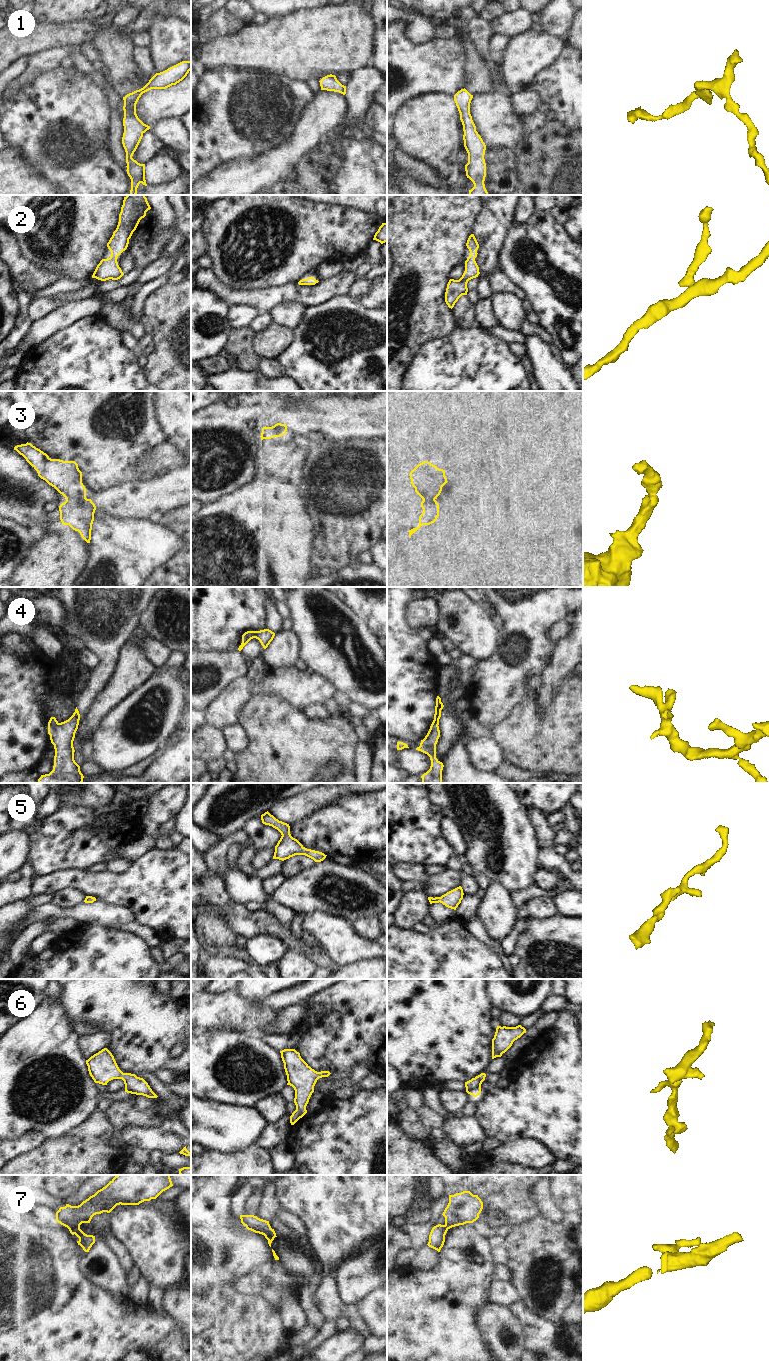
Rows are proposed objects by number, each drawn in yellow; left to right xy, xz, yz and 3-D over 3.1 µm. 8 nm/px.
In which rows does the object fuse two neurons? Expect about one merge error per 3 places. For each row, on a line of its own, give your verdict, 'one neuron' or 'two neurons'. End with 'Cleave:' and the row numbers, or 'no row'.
1: one neuron
2: one neuron
3: one neuron
4: one neuron
5: one neuron
6: one neuron
7: two neurons
Cleave: 7

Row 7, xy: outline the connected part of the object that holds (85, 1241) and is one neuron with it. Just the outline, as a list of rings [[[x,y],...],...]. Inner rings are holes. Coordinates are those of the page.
[[[74,1227],[69,1229],[72,1235],[76,1235],[79,1240],[77,1241],[78,1245],[80,1245],[85,1252],[89,1252],[92,1245],[95,1243],[95,1236],[85,1234],[80,1227]]]

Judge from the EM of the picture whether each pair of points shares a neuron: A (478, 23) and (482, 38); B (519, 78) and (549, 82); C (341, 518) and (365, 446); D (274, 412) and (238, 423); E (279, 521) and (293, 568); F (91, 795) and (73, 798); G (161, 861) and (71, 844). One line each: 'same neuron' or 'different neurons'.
A: same neuron
B: different neurons
C: same neuron
D: same neuron
E: same neuron
F: same neuron
G: different neurons

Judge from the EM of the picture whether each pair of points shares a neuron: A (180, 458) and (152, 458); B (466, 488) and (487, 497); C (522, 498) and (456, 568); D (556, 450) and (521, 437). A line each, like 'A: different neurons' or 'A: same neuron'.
A: same neuron
B: different neurons
C: same neuron
D: different neurons

